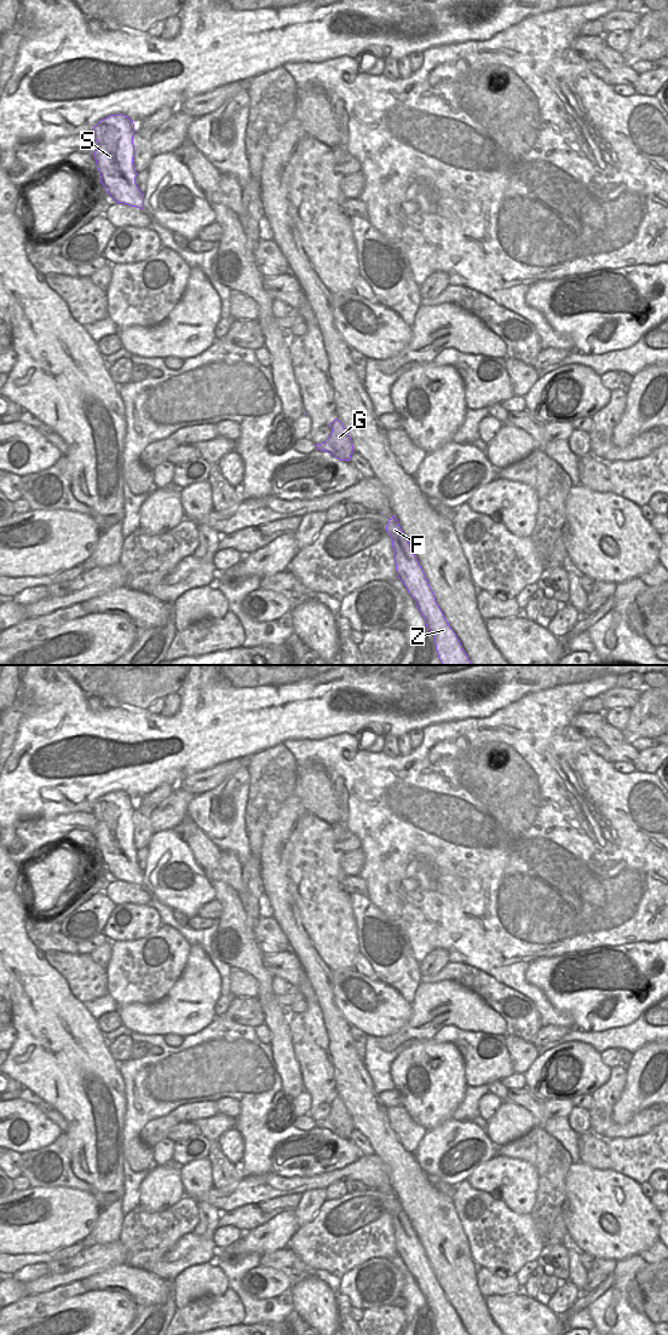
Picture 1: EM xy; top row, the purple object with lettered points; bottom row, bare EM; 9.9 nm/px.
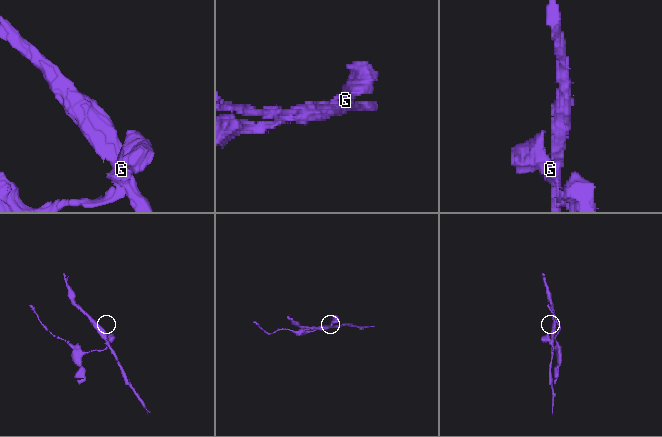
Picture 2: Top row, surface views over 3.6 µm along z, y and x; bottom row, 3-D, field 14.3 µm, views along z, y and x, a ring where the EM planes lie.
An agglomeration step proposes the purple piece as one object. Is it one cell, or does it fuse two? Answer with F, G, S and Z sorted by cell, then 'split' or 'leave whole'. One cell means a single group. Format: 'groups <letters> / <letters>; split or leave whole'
groups F S Z / G; split

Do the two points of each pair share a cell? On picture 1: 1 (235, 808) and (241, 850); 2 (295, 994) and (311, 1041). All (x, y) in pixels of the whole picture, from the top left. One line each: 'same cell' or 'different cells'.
1: same cell
2: different cells

